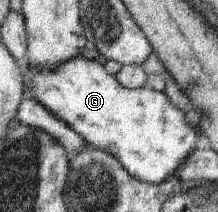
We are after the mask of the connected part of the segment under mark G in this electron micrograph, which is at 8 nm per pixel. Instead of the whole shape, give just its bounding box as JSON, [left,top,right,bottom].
[20,54,198,183]

